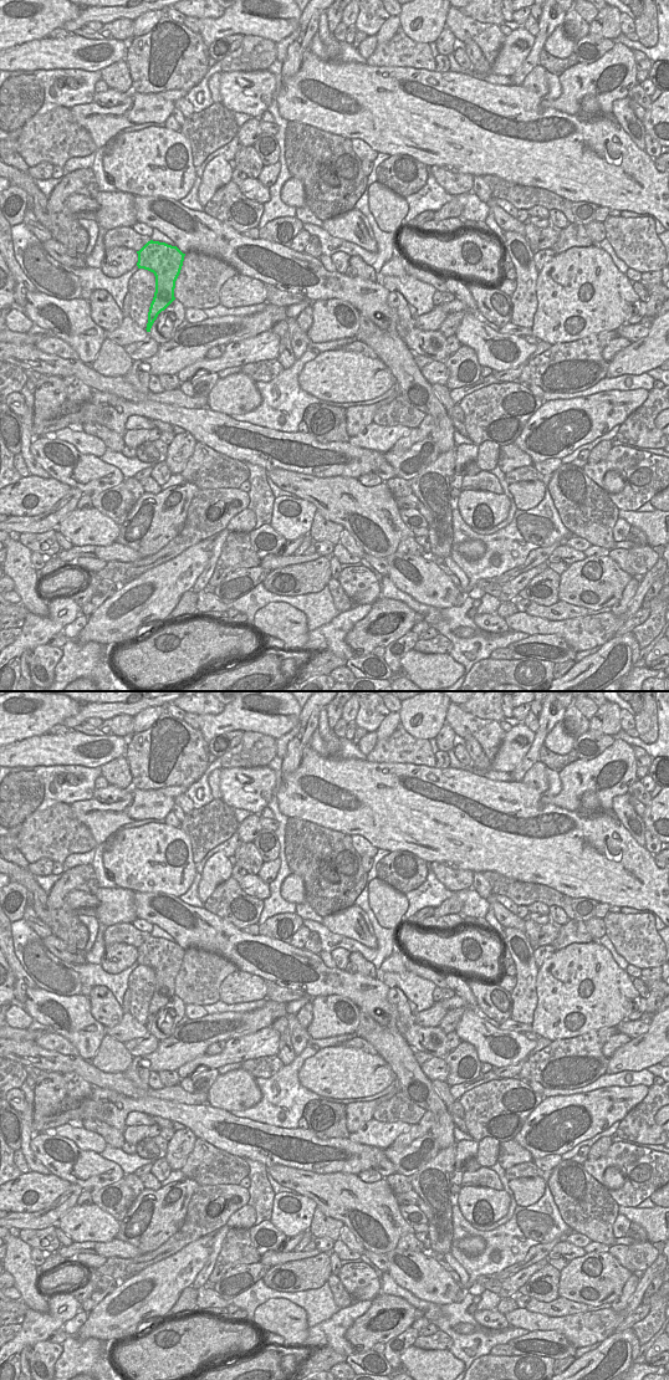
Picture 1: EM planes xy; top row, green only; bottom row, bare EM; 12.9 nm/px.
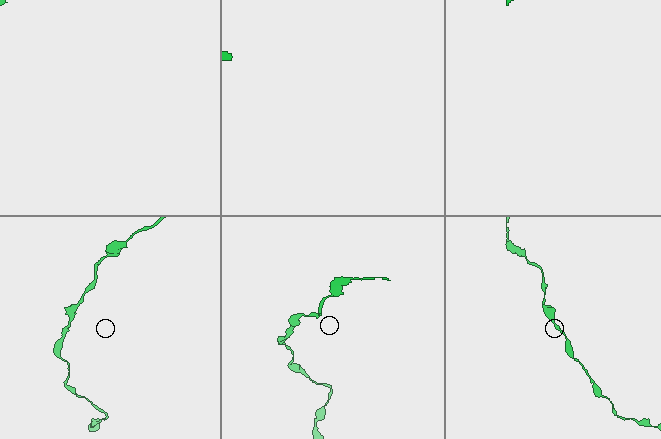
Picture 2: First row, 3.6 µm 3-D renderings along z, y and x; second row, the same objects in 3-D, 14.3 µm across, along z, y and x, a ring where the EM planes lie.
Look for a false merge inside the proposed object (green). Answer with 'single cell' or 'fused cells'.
single cell

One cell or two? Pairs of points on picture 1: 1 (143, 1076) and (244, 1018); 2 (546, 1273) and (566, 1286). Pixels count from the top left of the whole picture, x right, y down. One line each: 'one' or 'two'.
1: two
2: two

